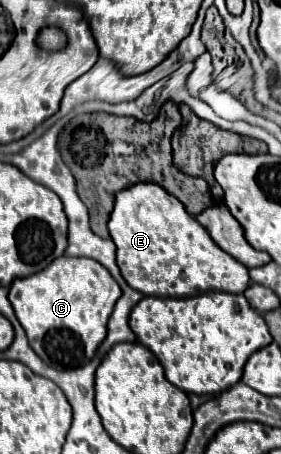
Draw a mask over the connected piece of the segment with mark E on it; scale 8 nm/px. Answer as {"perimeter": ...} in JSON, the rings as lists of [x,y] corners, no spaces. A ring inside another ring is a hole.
{"perimeter":[[[136,183],[116,193],[108,229],[116,243],[116,263],[122,277],[142,295],[194,297],[206,291],[242,293],[250,285],[248,269],[226,255],[174,195],[154,183]]]}

